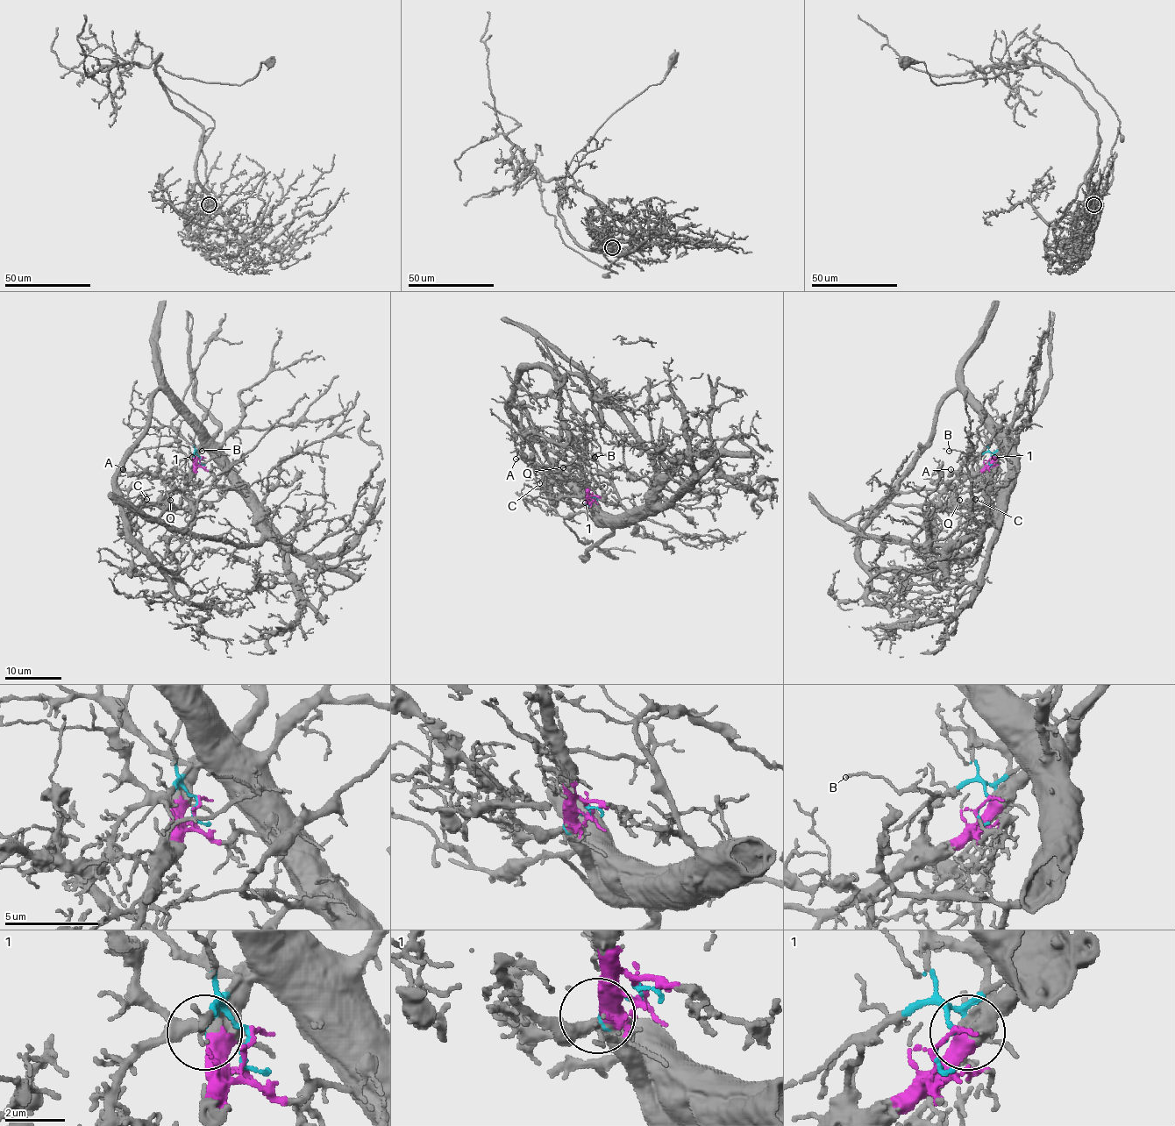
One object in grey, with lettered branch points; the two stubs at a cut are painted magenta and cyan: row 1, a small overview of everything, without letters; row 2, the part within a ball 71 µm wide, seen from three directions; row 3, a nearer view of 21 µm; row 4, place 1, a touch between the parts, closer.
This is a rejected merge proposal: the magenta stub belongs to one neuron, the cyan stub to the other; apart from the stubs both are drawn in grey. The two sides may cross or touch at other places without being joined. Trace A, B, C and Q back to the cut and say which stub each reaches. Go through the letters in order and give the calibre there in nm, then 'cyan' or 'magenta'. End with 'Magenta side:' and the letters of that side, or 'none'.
A: 170 nm | magenta
B: 90 nm | magenta
C: 110 nm | magenta
Q: 150 nm | magenta
Magenta side: A, B, C, Q

